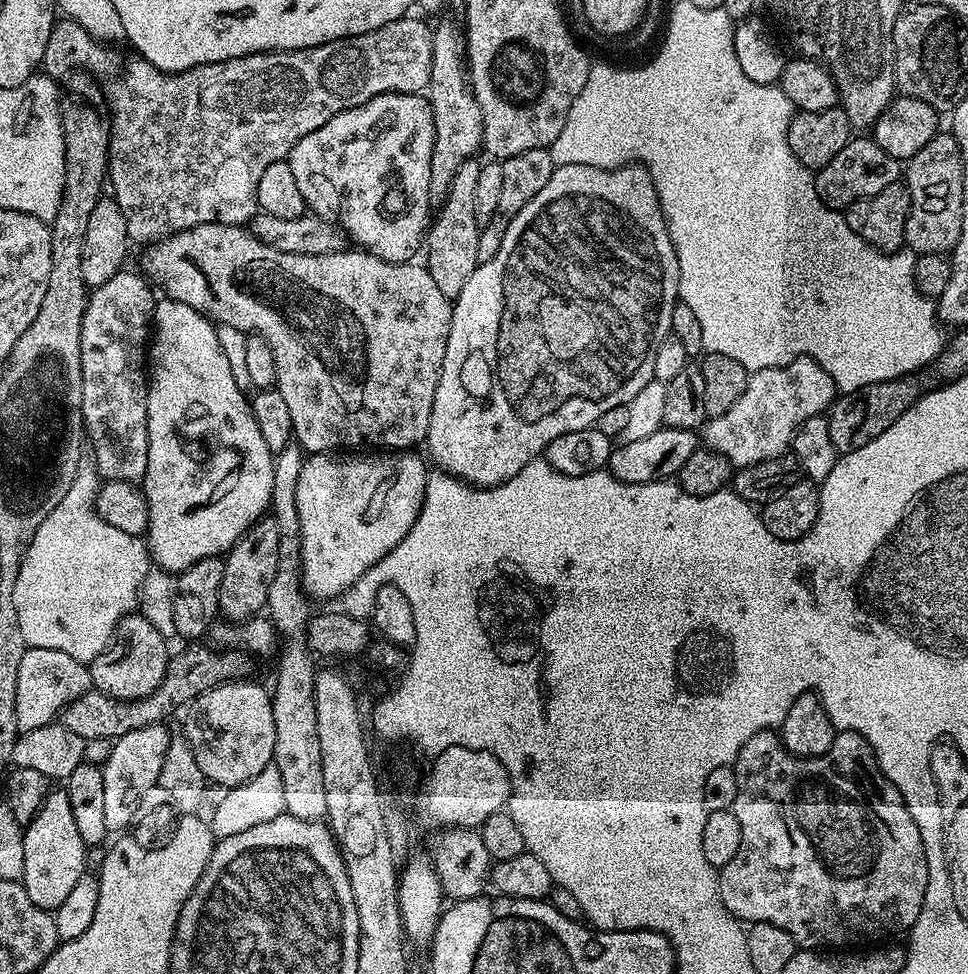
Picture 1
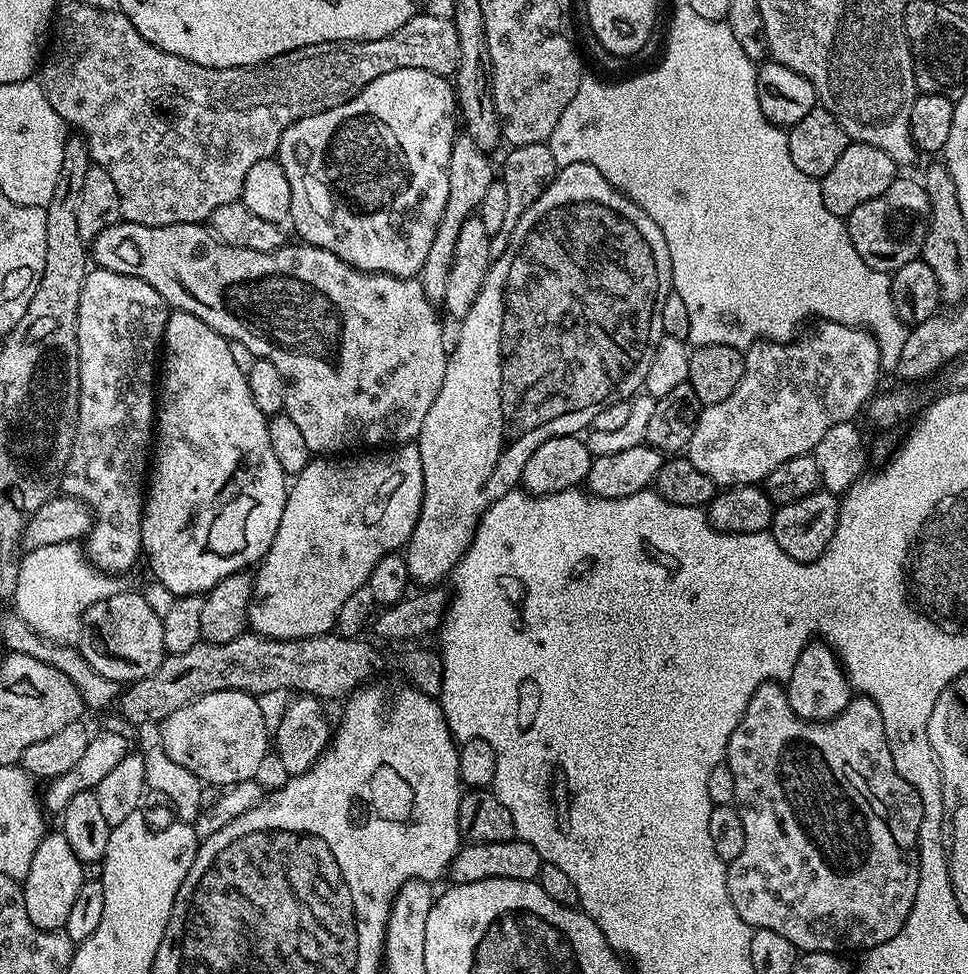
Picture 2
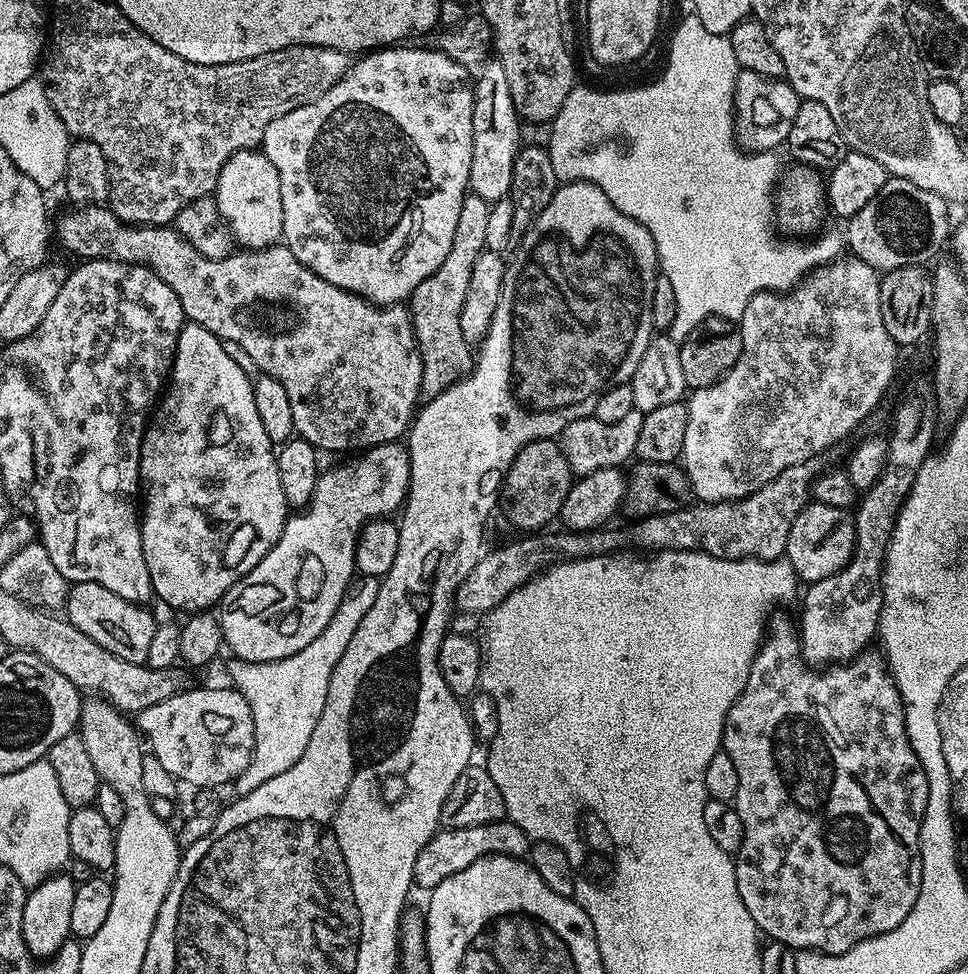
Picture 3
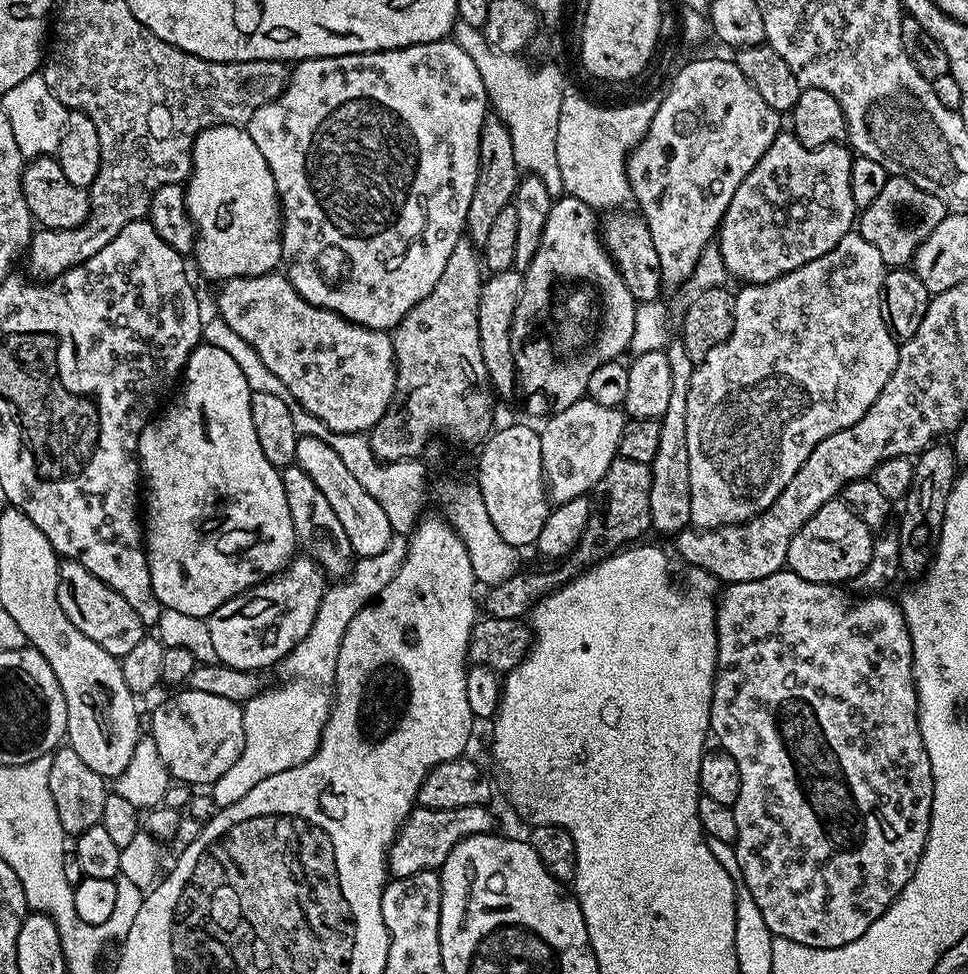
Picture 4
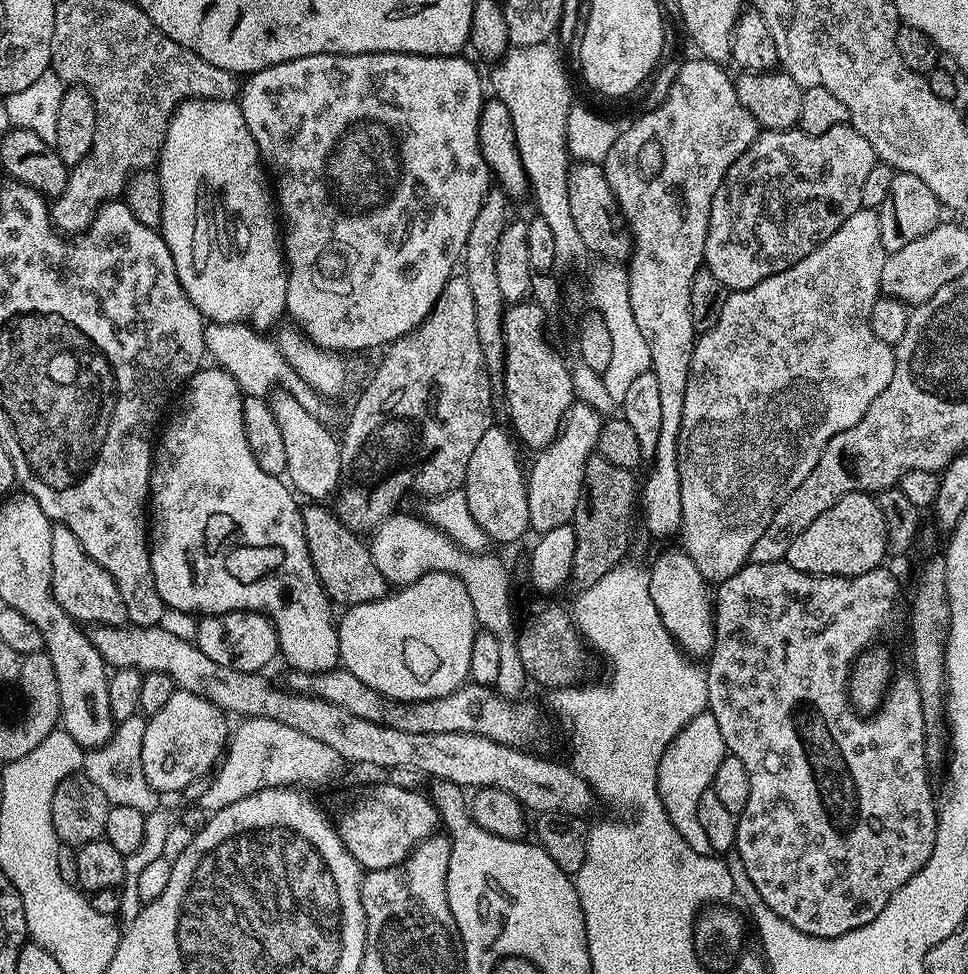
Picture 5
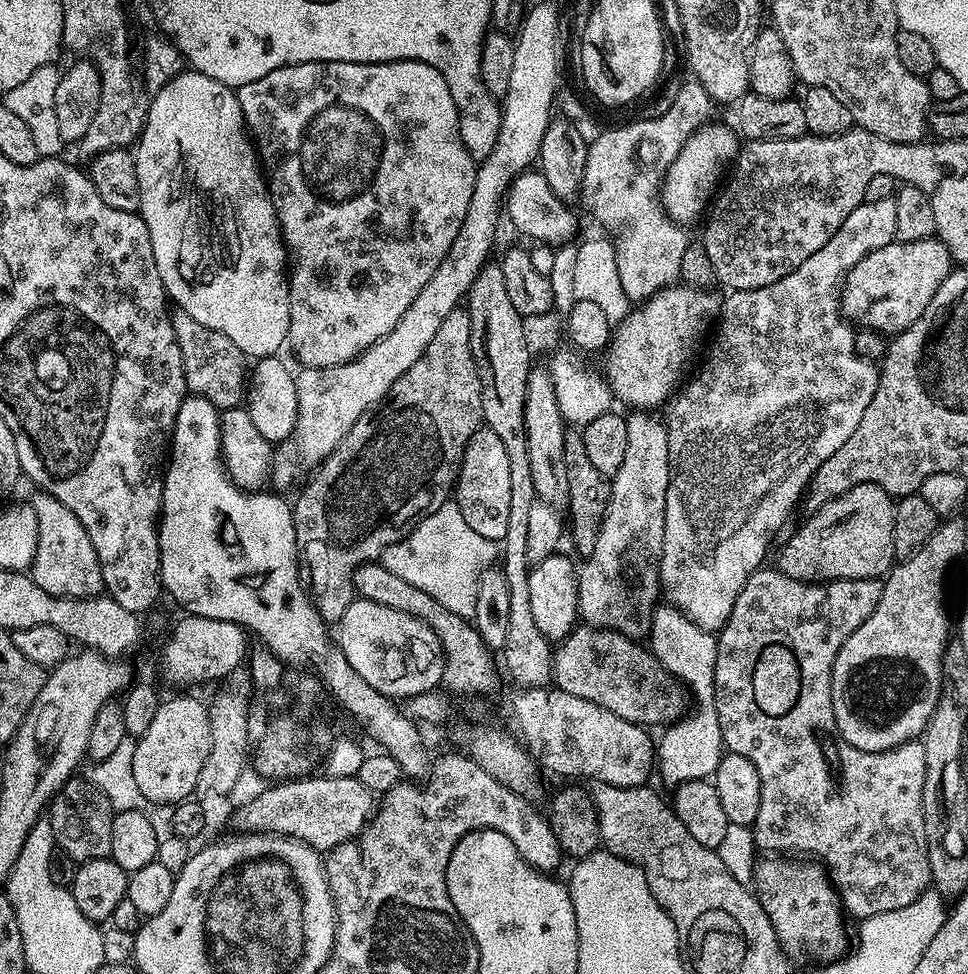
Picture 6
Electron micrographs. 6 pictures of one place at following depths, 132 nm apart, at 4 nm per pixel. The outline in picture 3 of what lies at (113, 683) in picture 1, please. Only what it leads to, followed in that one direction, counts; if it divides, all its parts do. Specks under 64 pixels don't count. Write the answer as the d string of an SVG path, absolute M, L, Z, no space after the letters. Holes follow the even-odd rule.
M82 582L69 587L67 608L66 619L78 626L82 634L94 638L98 646L110 650L110 654L126 658L126 662L143 664L147 661L150 641L154 638L158 623L157 617L152 617L147 607L126 602L126 598L118 598L118 594L106 590L106 586L98 586L98 582Z

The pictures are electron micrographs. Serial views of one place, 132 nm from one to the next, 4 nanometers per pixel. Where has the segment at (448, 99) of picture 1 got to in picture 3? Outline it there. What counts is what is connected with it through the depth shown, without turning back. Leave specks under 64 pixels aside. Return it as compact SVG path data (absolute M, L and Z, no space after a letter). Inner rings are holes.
M467 195L458 213L458 227L454 229L454 243L442 266L413 290L410 297L412 325L422 358L421 397L431 398L442 394L450 385L461 380L472 370L474 348L462 338L462 302L466 302L466 290L470 287L470 274L478 254L485 251L486 226L490 219L489 205L482 198Z

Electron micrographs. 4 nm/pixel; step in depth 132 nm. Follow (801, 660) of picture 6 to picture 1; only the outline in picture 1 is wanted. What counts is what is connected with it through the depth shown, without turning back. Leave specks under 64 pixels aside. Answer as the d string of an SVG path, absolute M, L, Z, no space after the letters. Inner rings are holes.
M765 730L746 738L742 750L738 750L734 767L738 778L738 798L734 798L730 810L742 826L742 843L738 846L738 854L734 854L734 859L726 862L726 866L718 872L720 903L729 916L736 917L740 922L748 920L749 925L770 922L770 926L779 926L781 930L786 930L786 934L790 934L790 938L794 938L797 949L800 950L848 950L853 946L872 946L884 942L887 936L892 936L895 932L904 934L912 929L922 910L922 898L926 894L928 867L922 834L918 834L918 826L914 826L914 818L910 818L910 810L902 794L882 774L874 750L868 745L865 736L856 732L837 732L826 754L794 756L786 751L783 740L775 731Z

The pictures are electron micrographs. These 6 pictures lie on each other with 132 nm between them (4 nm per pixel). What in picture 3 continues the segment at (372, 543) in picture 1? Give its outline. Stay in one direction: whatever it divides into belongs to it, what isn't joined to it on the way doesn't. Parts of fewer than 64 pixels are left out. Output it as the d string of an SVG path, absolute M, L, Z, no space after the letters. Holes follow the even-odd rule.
M403 443L379 444L345 460L348 460L345 464L325 467L321 471L308 507L289 515L278 542L266 558L247 572L220 601L218 615L224 643L235 659L270 662L290 658L290 654L298 654L298 650L310 646L310 642L326 630L330 618L334 618L338 602L342 602L349 584L357 575L356 544L364 525L373 518L384 518L392 514L388 512L399 513L403 509L410 482L408 450Z

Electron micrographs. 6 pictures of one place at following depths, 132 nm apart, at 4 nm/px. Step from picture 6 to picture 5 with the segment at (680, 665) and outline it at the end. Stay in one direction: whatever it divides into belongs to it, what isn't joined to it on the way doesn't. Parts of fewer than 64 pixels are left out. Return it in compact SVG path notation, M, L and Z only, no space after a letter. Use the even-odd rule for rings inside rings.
M683 549L666 550L649 566L648 581L650 600L658 610L667 632L687 655L693 658L707 657L715 636L715 611L710 592L706 590L707 581L694 565L693 559ZM700 712L687 723L677 736L672 739L670 746L663 752L659 765L656 767L659 798L677 836L685 839L696 854L710 856L714 854L710 838L703 829L698 817L698 799L712 785L713 778L722 764L722 758L728 755L725 739L711 712Z

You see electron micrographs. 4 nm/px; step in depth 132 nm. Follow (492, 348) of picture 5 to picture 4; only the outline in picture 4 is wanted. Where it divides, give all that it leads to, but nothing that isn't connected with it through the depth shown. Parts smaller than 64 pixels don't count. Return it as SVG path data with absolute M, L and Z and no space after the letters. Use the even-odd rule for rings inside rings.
M489 115L484 121L478 142L478 182L474 182L474 198L470 198L466 225L467 239L473 245L484 245L498 213L511 205L521 175L520 168L514 162L514 142L510 142L510 130L499 116Z

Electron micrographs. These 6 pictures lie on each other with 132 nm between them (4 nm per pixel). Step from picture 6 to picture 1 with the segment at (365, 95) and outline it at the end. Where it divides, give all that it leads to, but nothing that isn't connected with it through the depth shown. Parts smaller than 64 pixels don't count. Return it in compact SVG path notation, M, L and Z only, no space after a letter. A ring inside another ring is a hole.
M387 92L370 98L362 106L354 106L345 112L339 112L326 126L318 126L306 138L302 138L288 155L290 170L294 170L294 182L298 182L298 190L302 190L302 198L305 205L310 209L311 215L321 216L335 224L341 232L345 233L349 241L357 240L361 249L367 250L373 256L382 258L391 264L406 264L413 259L416 251L421 251L426 240L426 233L430 227L430 205L428 203L428 191L430 190L430 158L434 150L434 114L427 99L423 95L414 92Z

